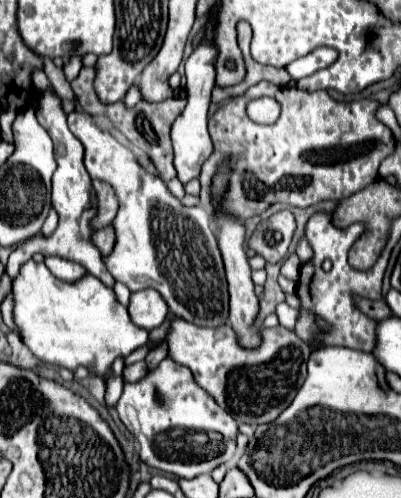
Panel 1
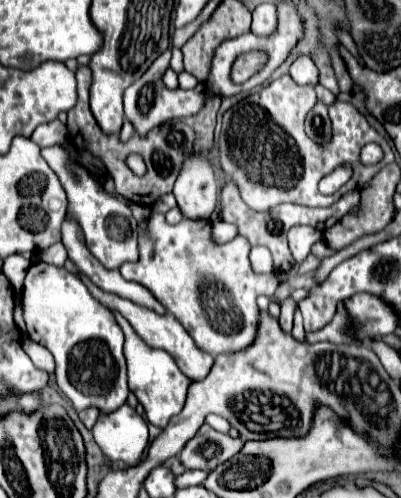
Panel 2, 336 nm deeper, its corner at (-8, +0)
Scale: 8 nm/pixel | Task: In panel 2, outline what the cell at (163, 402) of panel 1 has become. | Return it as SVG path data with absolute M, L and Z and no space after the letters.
M204 424L180 452L180 462L186 470L212 472L218 464L230 460L242 448L240 438L232 438Z

